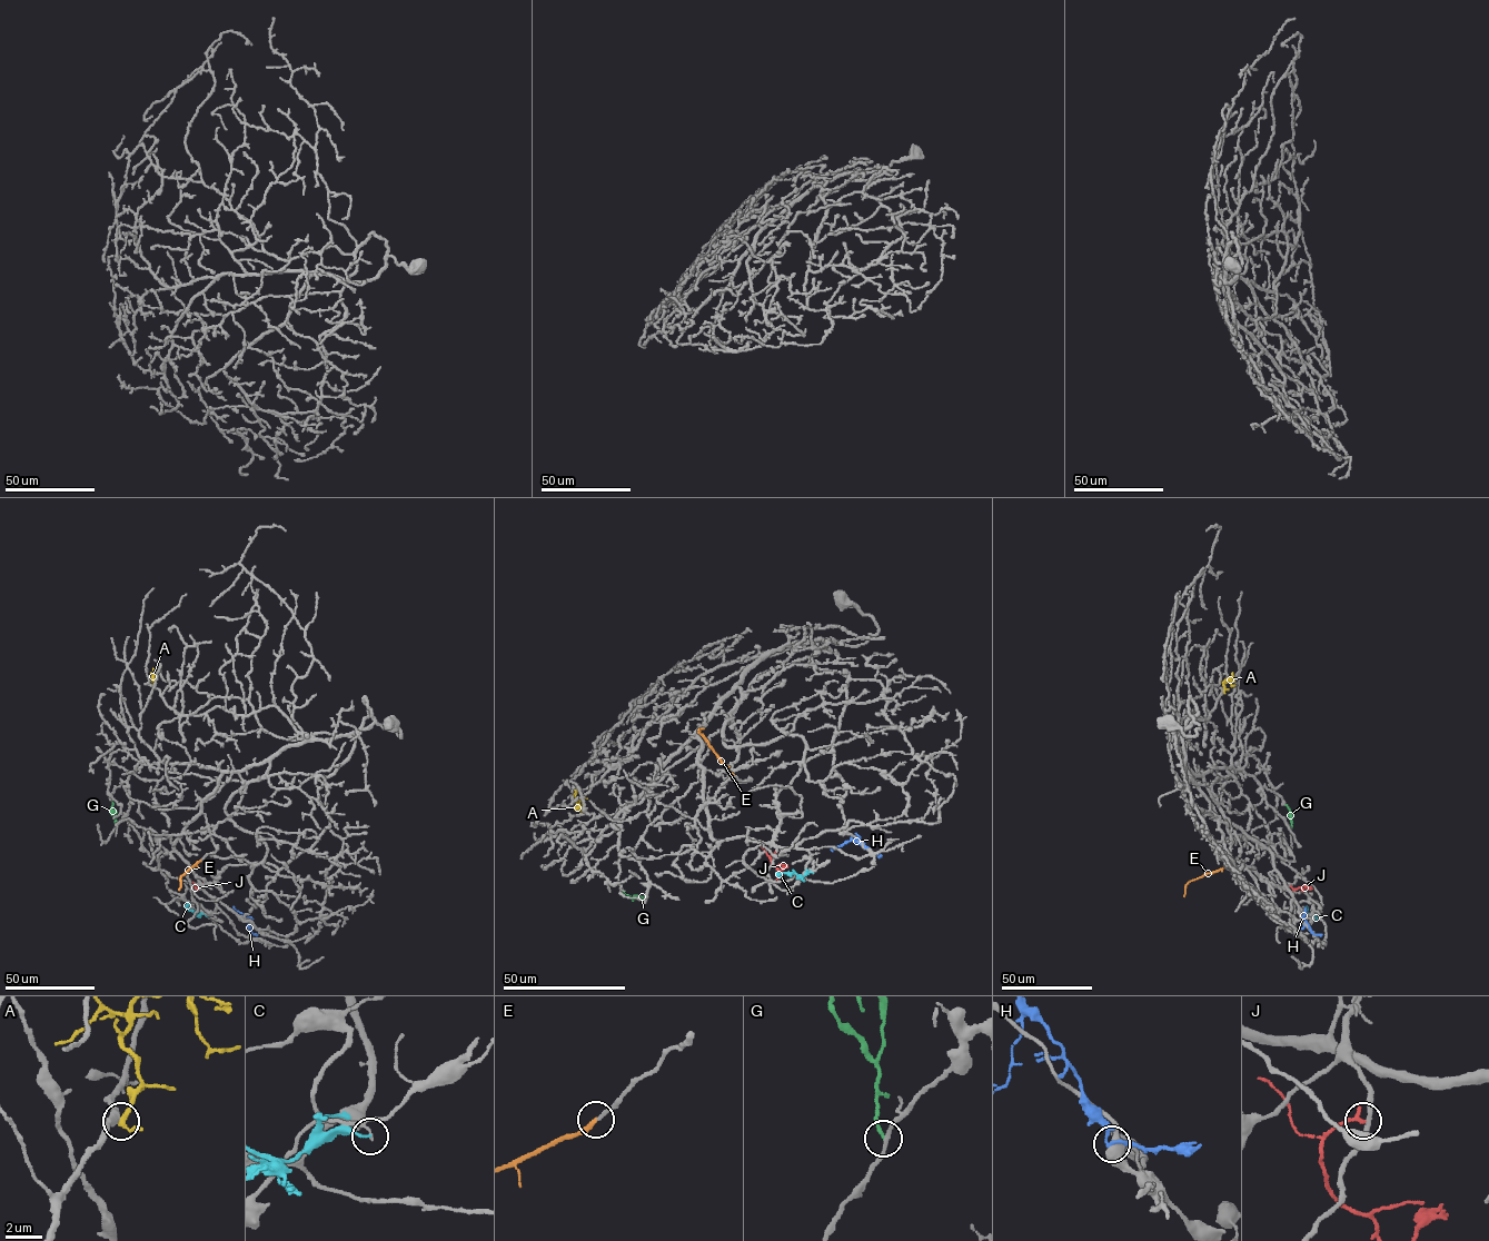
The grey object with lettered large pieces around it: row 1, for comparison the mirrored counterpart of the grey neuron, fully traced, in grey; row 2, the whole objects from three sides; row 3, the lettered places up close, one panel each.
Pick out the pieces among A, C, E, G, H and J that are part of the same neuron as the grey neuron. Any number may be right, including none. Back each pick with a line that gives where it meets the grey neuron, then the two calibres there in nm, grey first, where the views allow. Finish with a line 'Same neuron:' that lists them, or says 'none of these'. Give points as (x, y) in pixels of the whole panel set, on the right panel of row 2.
Same neuron: none of these

